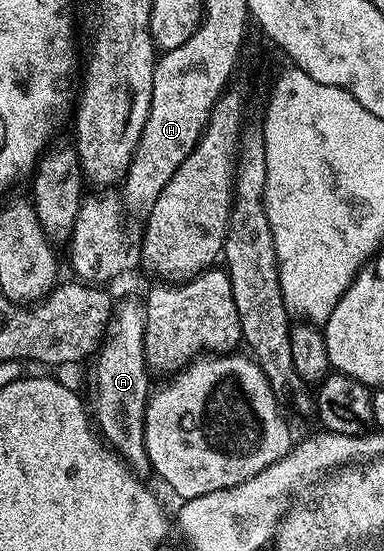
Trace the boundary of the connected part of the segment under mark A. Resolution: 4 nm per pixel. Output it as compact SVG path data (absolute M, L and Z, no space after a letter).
M140 298L125 299L114 310L112 319L109 320L103 342L96 352L95 375L97 387L95 389L95 403L91 405L95 412L95 423L106 443L134 469L148 468L150 466L147 445L145 444L145 407L149 403L151 386L149 387L149 375L151 368L145 362L145 304Z

